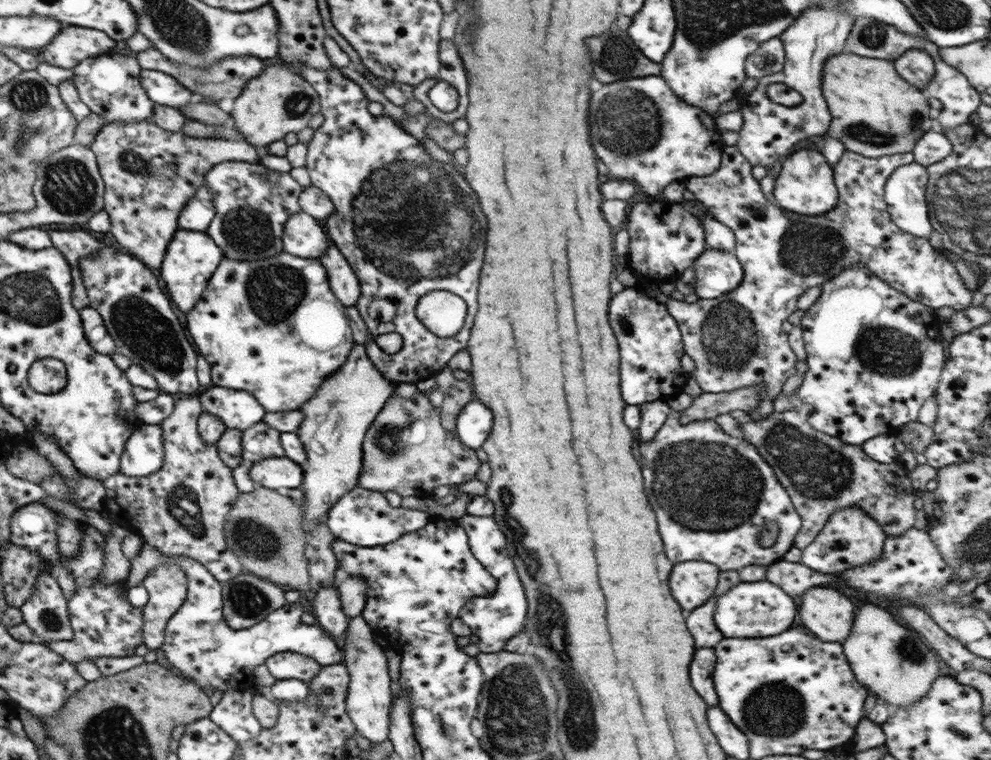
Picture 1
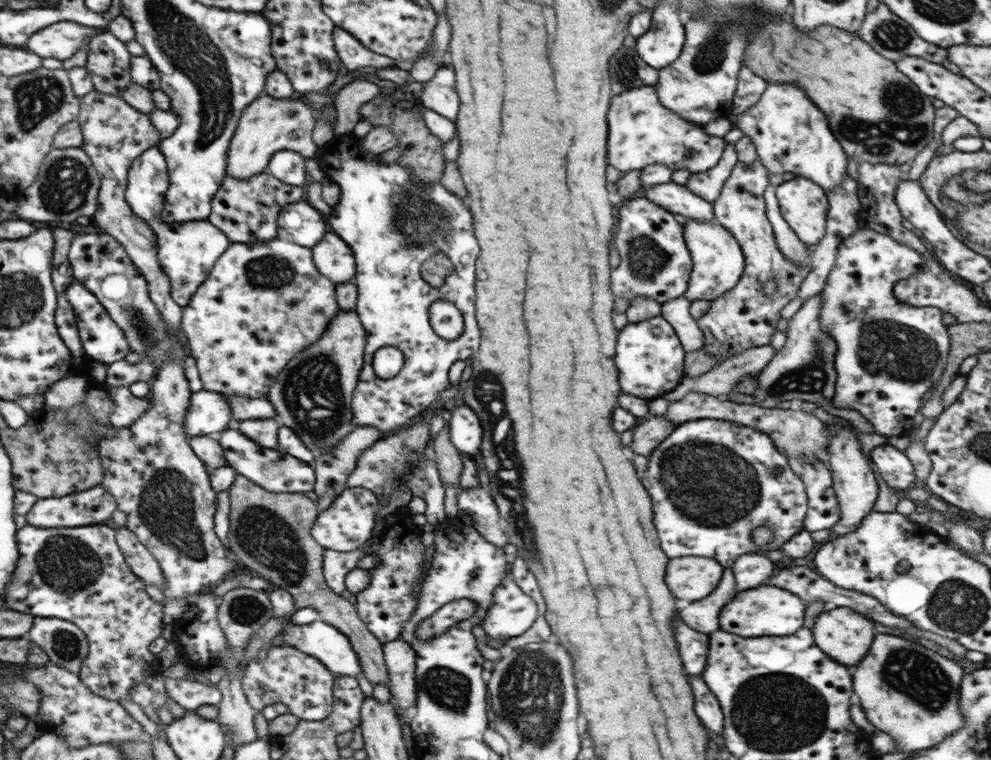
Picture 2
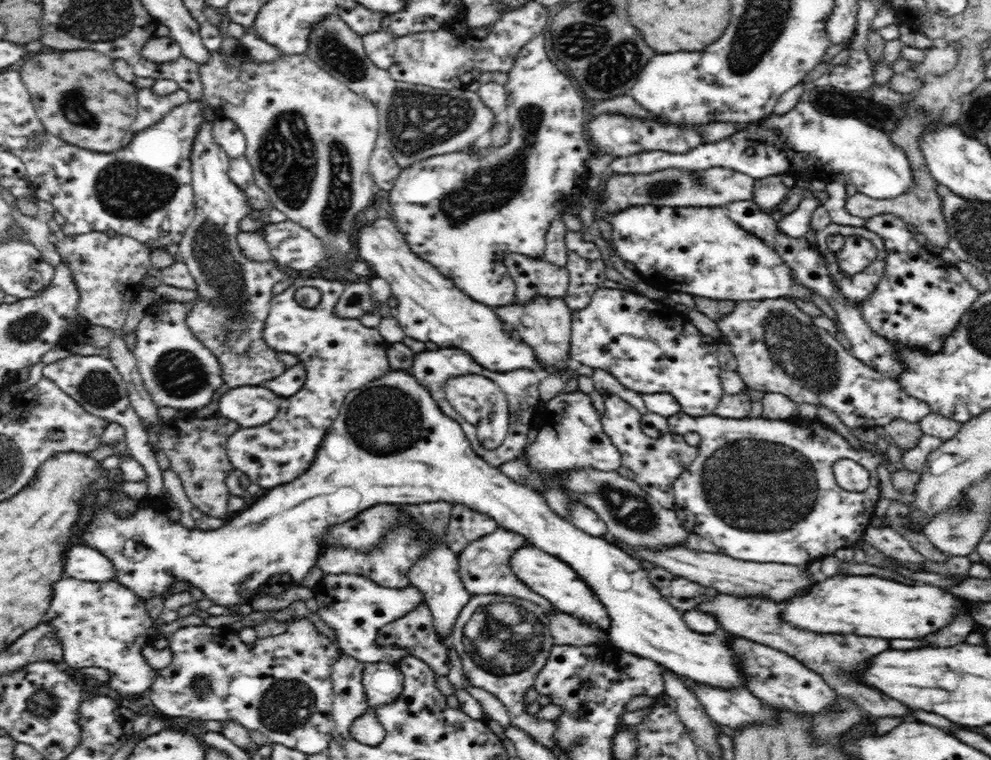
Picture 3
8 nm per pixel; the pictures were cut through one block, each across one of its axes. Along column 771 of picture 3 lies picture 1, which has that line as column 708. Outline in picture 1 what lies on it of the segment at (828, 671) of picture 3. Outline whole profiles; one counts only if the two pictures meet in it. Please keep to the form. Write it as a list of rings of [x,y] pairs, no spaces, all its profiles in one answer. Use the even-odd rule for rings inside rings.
[[[711,596],[699,608],[693,608],[693,612],[689,612],[689,616],[685,618],[687,630],[693,636],[697,648],[711,648],[723,638],[713,624],[713,608],[715,608],[715,596]]]

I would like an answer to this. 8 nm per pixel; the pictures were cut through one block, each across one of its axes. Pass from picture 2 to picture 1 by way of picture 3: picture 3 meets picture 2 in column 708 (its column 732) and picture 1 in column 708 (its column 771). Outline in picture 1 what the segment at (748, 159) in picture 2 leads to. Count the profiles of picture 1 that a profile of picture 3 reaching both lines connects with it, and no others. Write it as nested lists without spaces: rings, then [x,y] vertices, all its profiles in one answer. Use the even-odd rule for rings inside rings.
[[[724,145],[720,164],[713,174],[689,177],[683,181],[684,188],[693,193],[696,203],[712,218],[724,224],[735,238],[734,255],[743,269],[743,278],[735,289],[725,292],[717,299],[699,299],[686,303],[670,297],[665,300],[667,312],[679,327],[682,348],[694,362],[690,377],[695,380],[701,393],[727,393],[760,386],[760,404],[749,410],[750,420],[762,420],[773,412],[772,402],[780,394],[785,380],[795,375],[796,357],[788,344],[788,334],[781,330],[781,324],[796,309],[799,295],[808,288],[820,286],[837,273],[855,263],[863,263],[867,272],[879,277],[891,288],[902,292],[912,301],[937,309],[949,306],[955,311],[971,307],[973,291],[965,288],[955,267],[938,251],[930,248],[927,238],[907,234],[889,218],[887,205],[883,200],[883,188],[889,174],[898,166],[914,162],[910,153],[866,158],[855,152],[844,150],[844,154],[832,167],[832,176],[838,190],[837,204],[819,216],[791,214],[782,207],[773,206],[761,192],[758,180],[751,175],[751,165],[737,151],[735,145]]]

